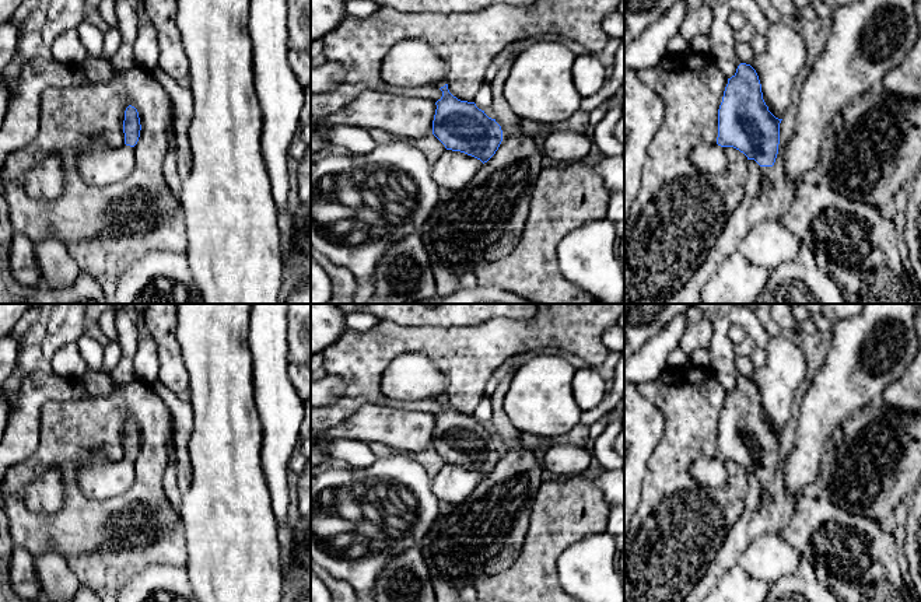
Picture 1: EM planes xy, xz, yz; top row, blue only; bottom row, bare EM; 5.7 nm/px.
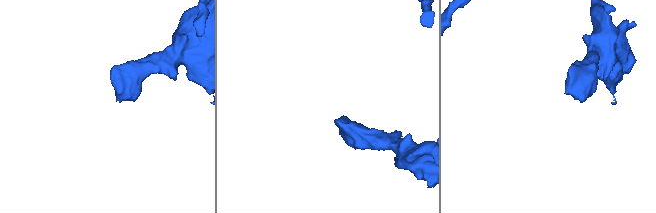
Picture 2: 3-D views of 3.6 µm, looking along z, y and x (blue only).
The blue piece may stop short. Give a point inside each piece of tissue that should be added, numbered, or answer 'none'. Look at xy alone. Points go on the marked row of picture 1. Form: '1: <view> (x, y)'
1: xy (98, 164)

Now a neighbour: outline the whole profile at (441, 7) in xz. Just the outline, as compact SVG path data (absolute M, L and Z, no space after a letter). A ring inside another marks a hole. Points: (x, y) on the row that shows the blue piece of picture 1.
M371 0L378 7L396 10L405 14L473 14L493 4L528 6L535 0Z

